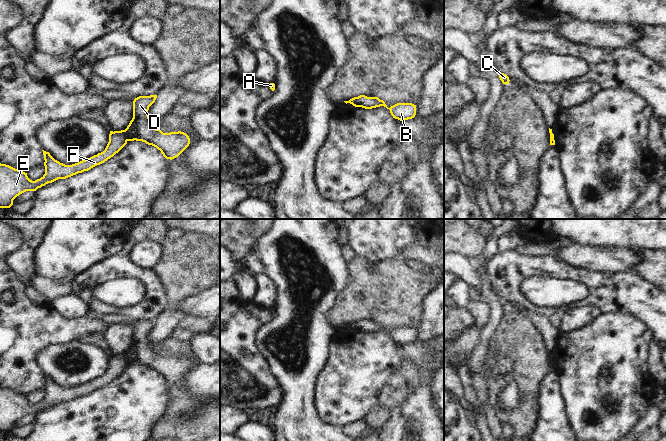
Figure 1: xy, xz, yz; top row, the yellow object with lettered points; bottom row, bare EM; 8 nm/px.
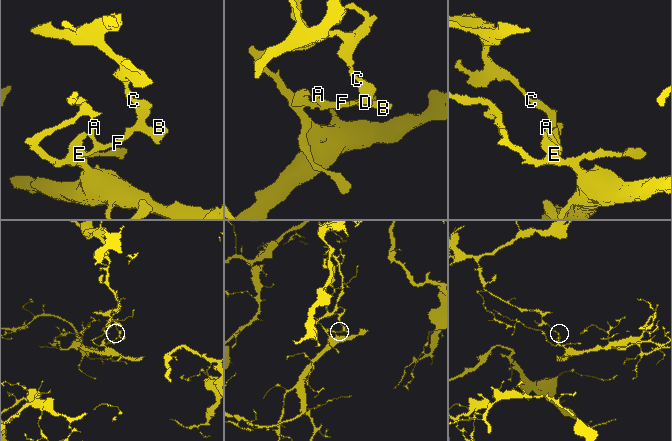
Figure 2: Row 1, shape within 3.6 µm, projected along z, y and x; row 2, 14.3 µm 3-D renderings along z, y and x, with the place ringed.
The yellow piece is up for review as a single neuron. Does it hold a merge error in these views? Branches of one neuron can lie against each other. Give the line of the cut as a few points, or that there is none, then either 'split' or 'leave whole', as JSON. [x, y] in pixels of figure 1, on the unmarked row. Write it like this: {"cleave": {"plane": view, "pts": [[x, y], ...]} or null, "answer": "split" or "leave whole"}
{"cleave": {"plane": "xy", "pts": [[124, 354], [128, 364]]}, "answer": "split"}

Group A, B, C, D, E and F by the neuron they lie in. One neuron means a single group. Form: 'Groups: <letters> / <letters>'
Groups: A E F / B C D.

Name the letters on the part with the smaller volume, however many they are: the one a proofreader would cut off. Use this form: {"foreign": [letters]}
{"foreign": ["A", "E", "F"]}

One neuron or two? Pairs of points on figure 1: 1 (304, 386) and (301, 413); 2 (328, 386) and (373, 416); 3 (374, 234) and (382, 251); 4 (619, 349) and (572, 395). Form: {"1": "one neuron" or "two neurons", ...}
{"1": "one neuron", "2": "two neurons", "3": "one neuron", "4": "one neuron"}

